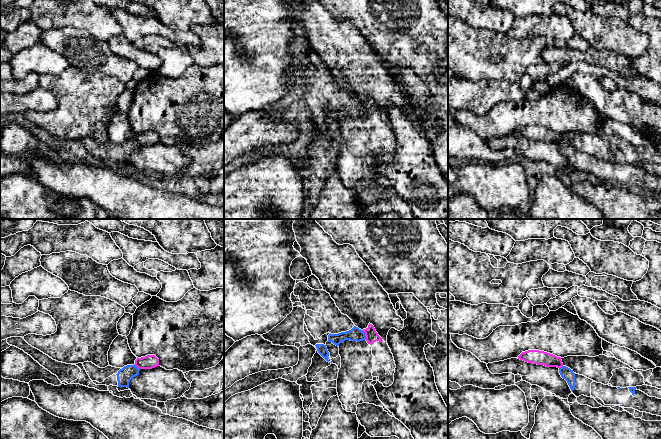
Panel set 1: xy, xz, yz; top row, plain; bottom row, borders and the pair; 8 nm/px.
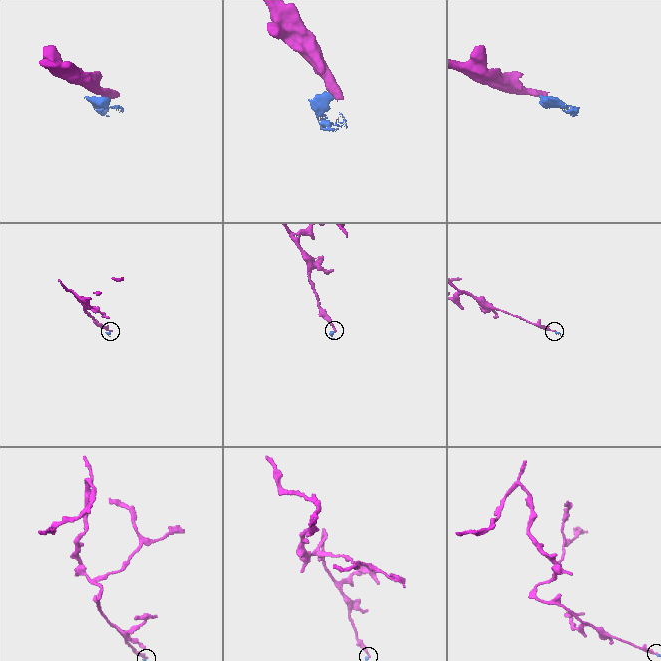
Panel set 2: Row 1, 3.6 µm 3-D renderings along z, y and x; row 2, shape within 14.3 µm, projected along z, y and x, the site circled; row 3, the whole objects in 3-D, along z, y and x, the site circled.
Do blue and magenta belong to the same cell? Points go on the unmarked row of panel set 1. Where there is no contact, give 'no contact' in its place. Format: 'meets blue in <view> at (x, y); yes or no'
meets blue in xz at (364, 111); no

